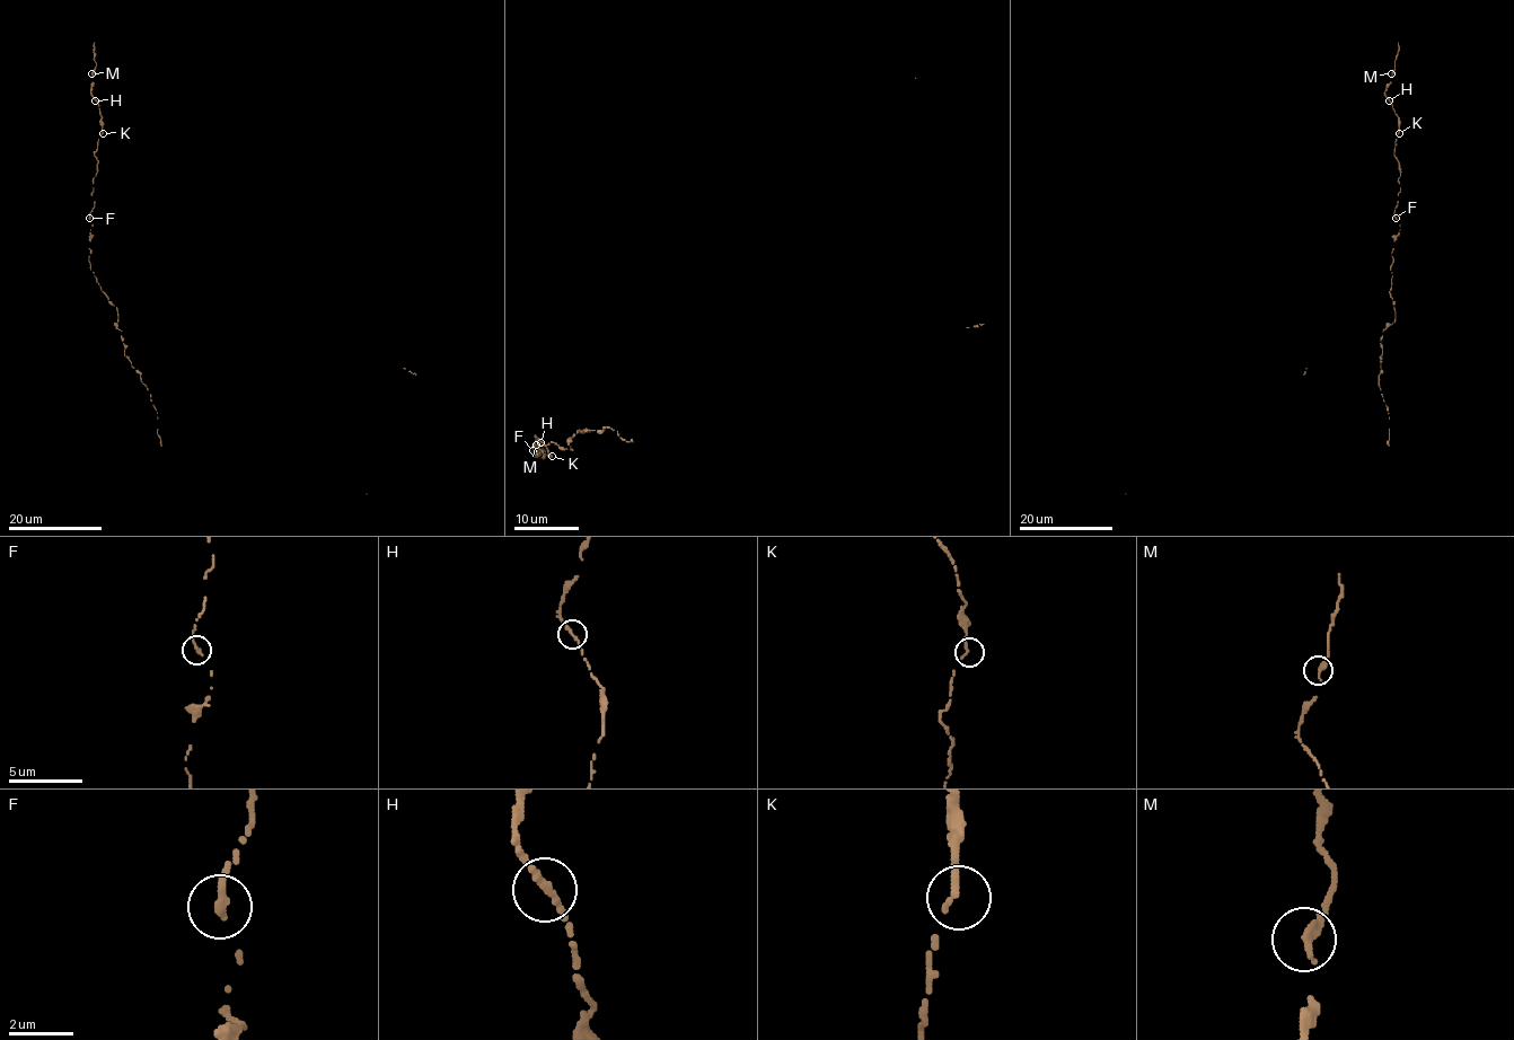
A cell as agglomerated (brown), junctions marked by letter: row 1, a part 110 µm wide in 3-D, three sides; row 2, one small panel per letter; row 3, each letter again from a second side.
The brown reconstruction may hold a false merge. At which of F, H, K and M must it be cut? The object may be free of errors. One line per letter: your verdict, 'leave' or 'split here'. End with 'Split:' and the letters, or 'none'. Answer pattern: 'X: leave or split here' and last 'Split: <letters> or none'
F: leave
H: leave
K: leave
M: leave
Split: none

